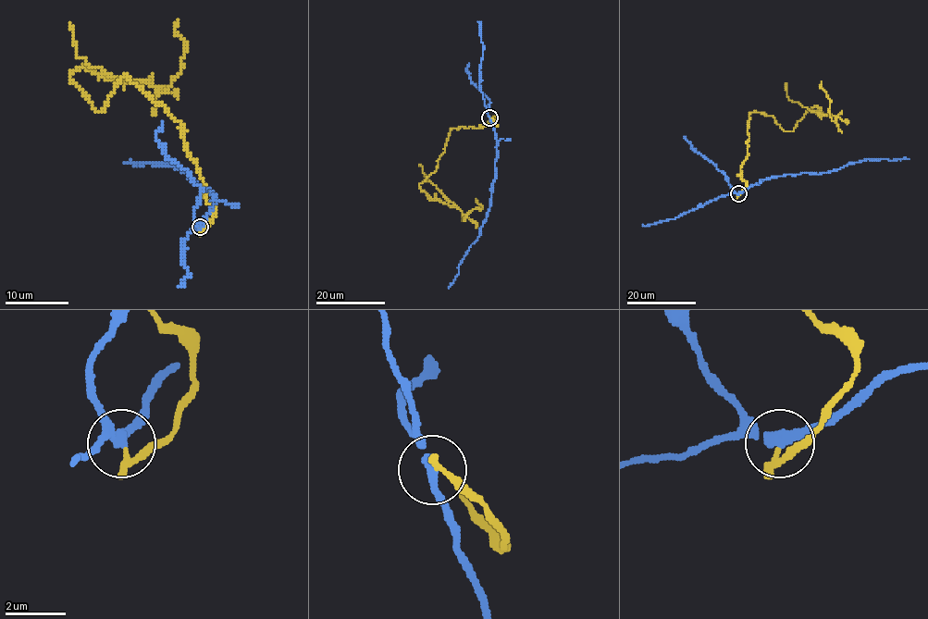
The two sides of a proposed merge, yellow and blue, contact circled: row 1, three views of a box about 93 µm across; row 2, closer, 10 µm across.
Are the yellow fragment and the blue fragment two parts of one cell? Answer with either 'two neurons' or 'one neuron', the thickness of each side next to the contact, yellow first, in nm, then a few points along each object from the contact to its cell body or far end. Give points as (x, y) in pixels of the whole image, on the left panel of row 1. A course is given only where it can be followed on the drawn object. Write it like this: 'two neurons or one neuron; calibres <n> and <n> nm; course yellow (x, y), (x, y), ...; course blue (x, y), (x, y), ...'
two neurons; calibres 240 and 300 nm; course yellow (201, 229), (183, 127), (126, 76), (101, 113), (70, 80), (163, 93), (177, 20); course blue (199, 227), (215, 200), (212, 191), (205, 187), (204, 191), (181, 169), (166, 163), (123, 162)

